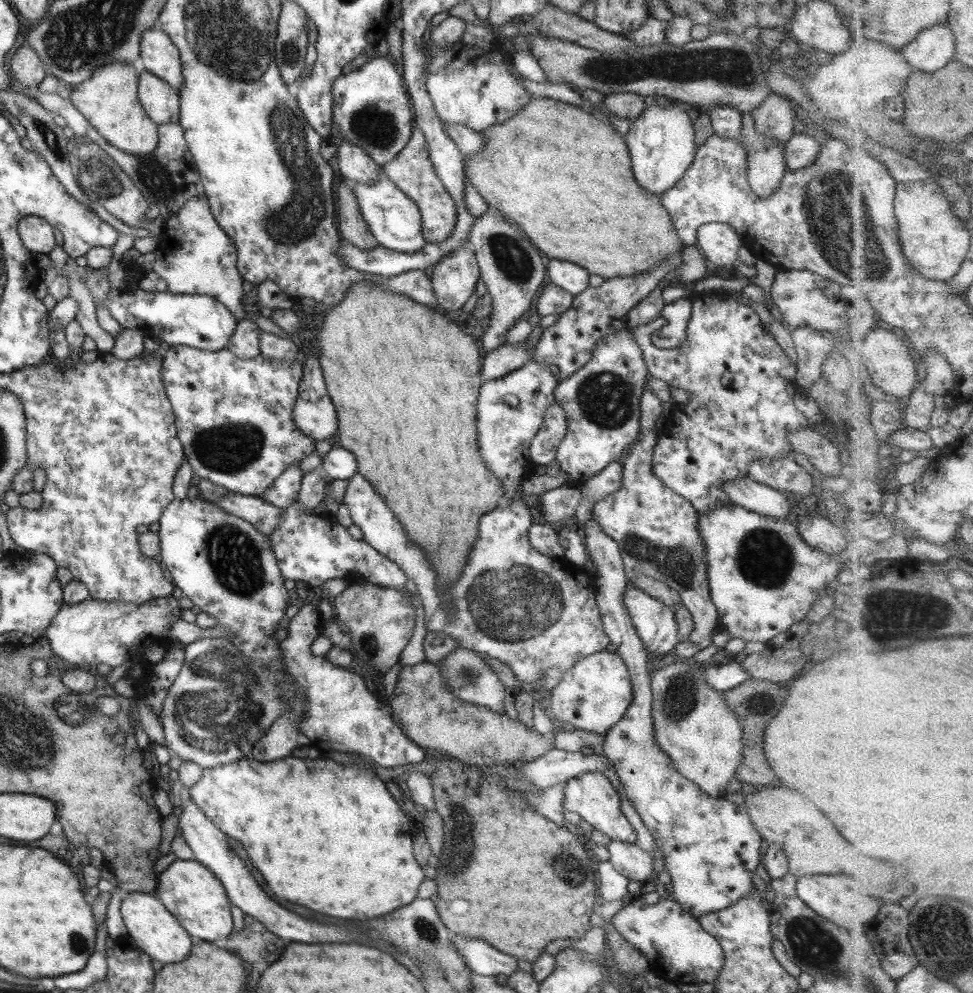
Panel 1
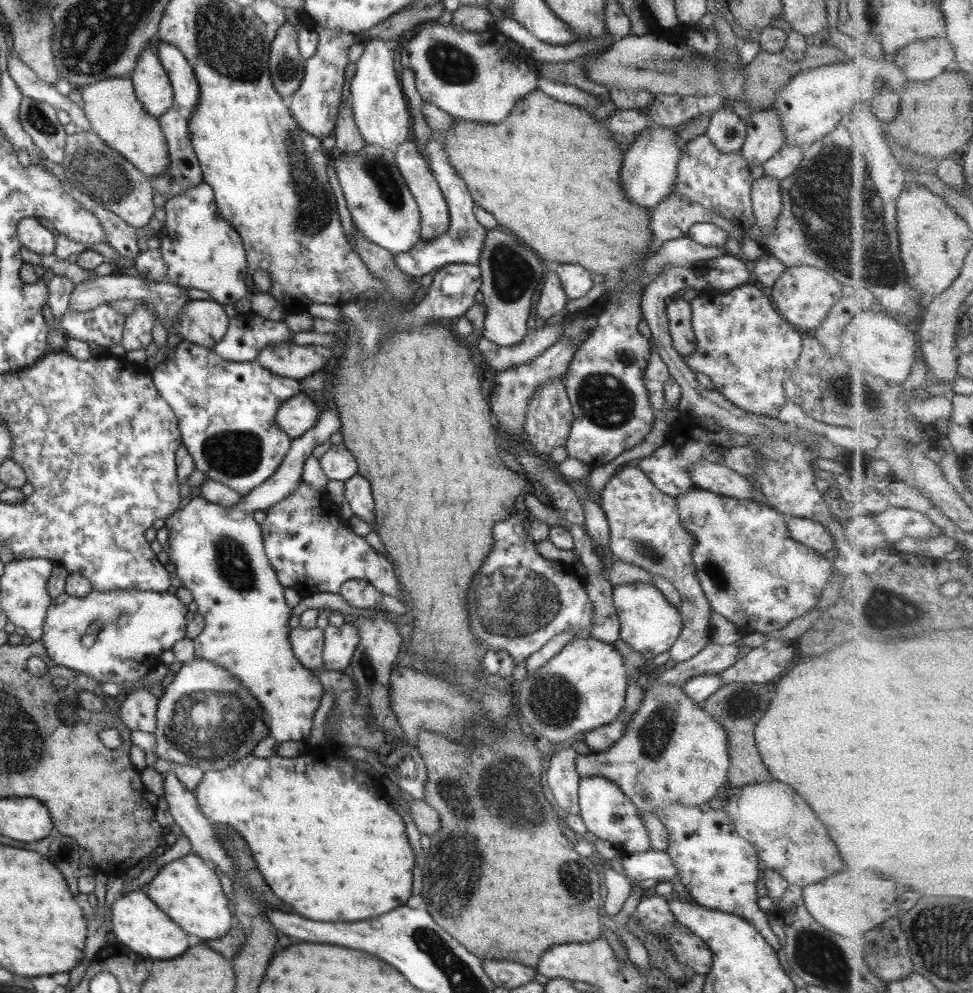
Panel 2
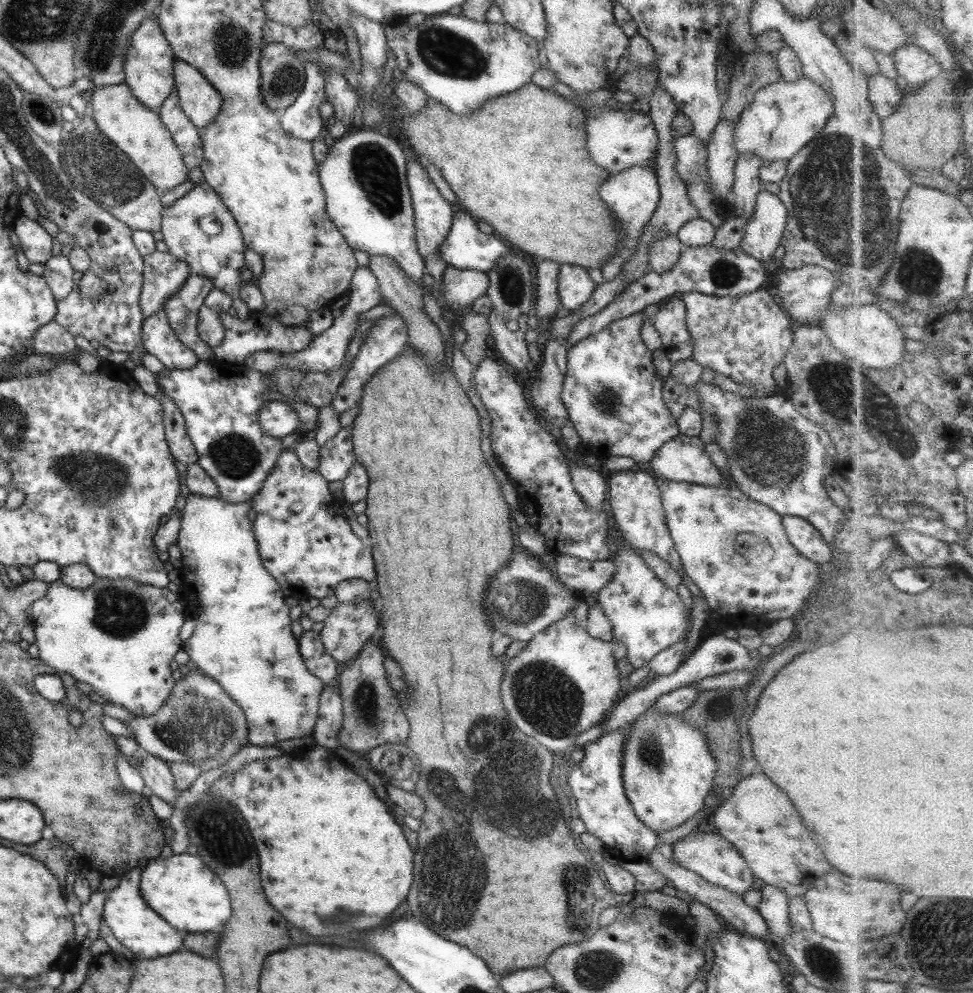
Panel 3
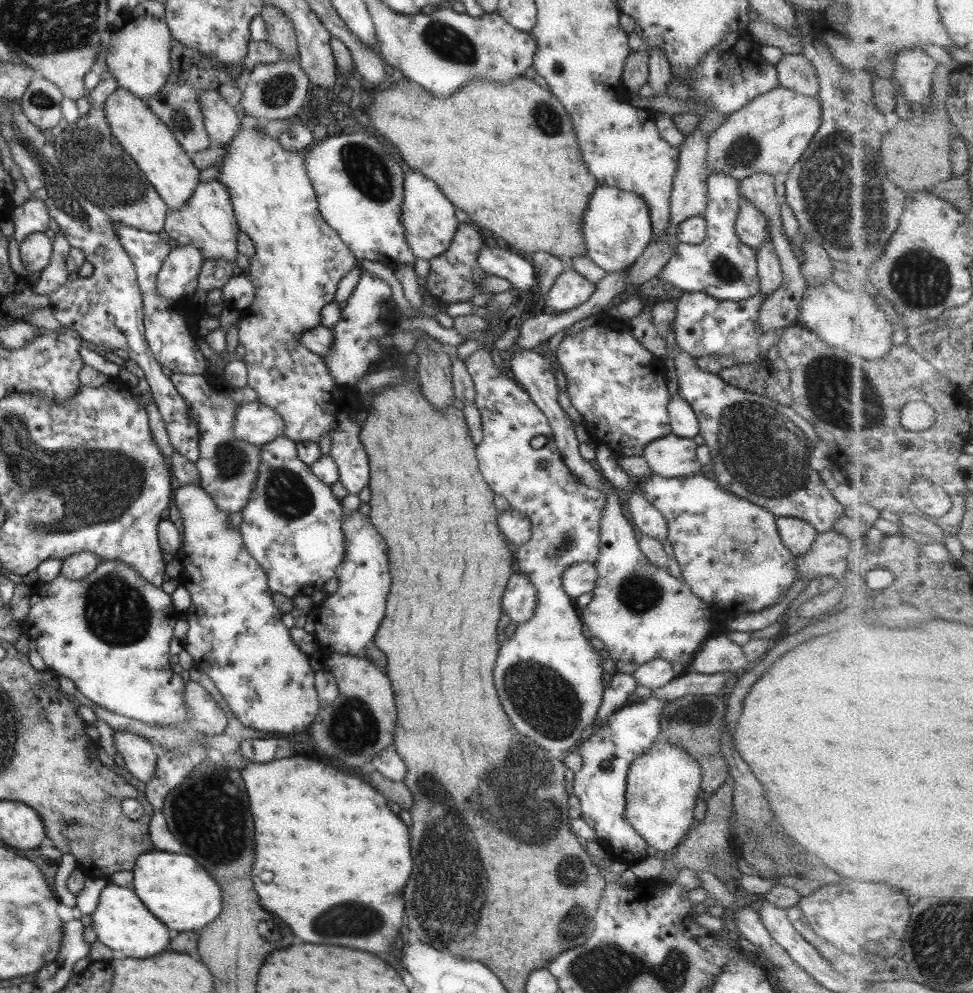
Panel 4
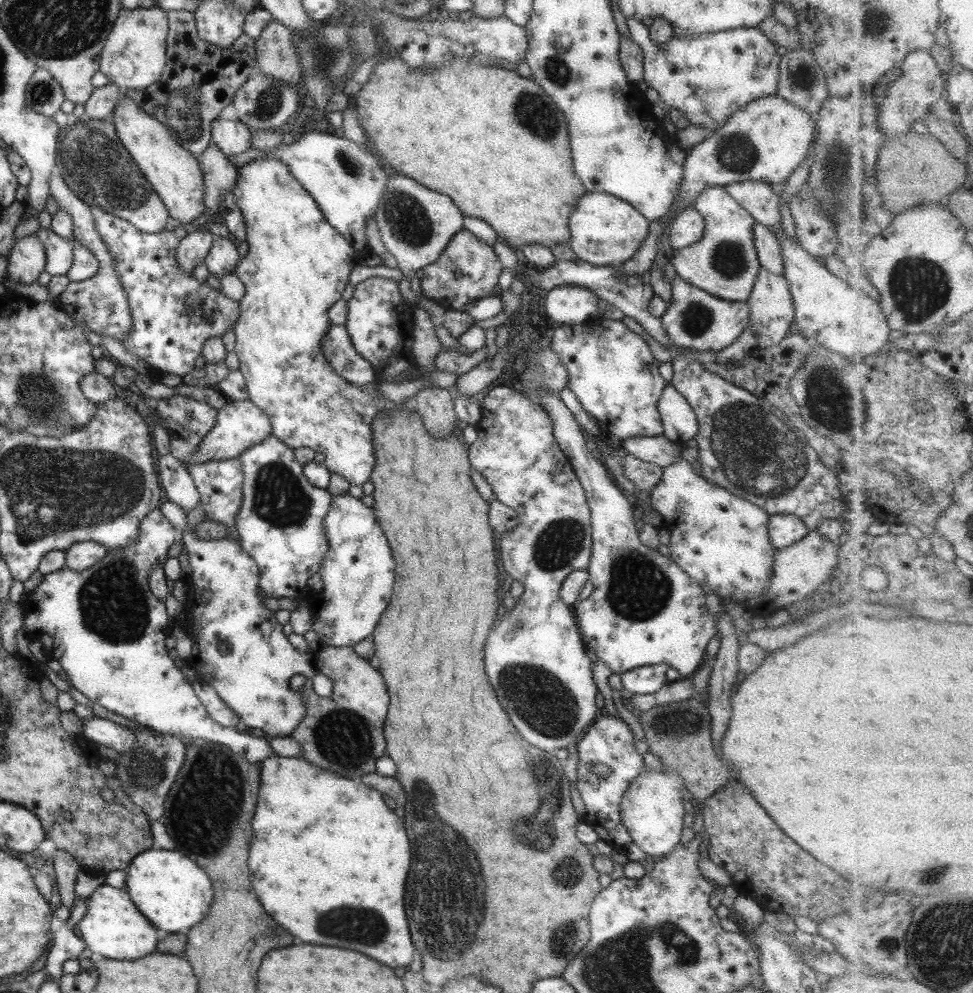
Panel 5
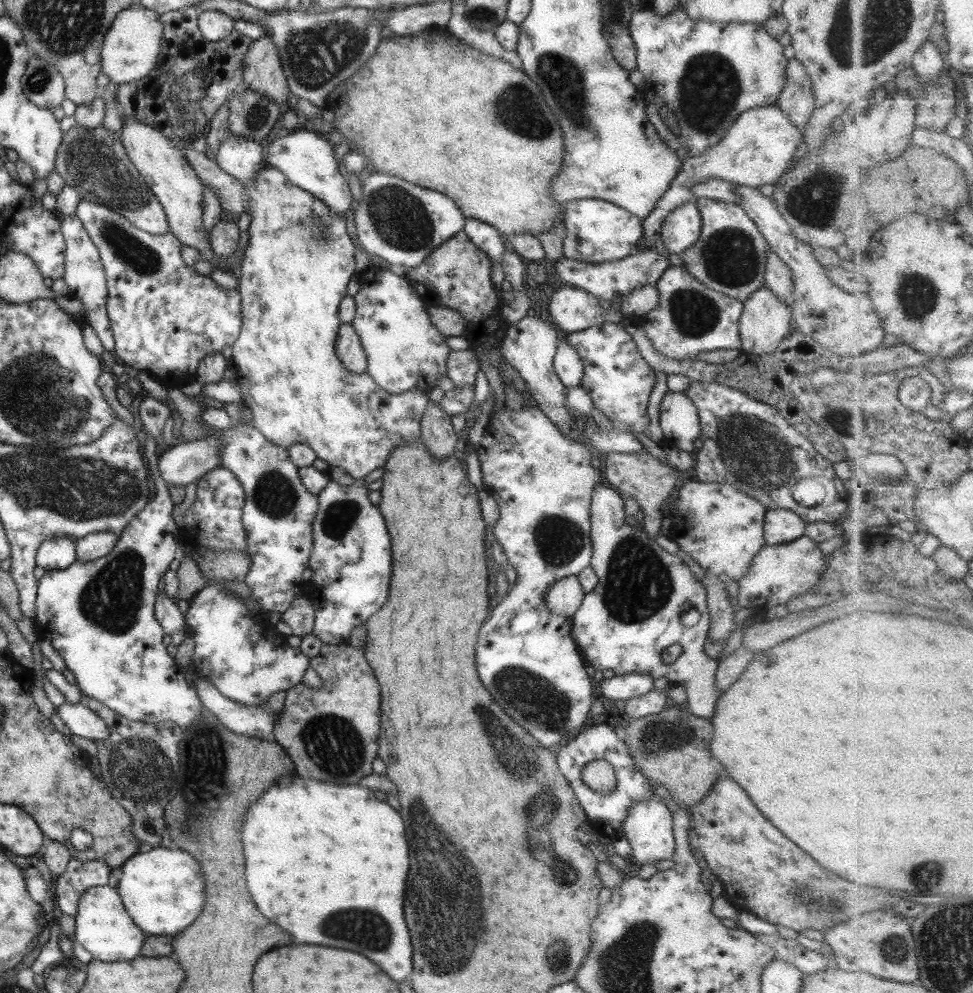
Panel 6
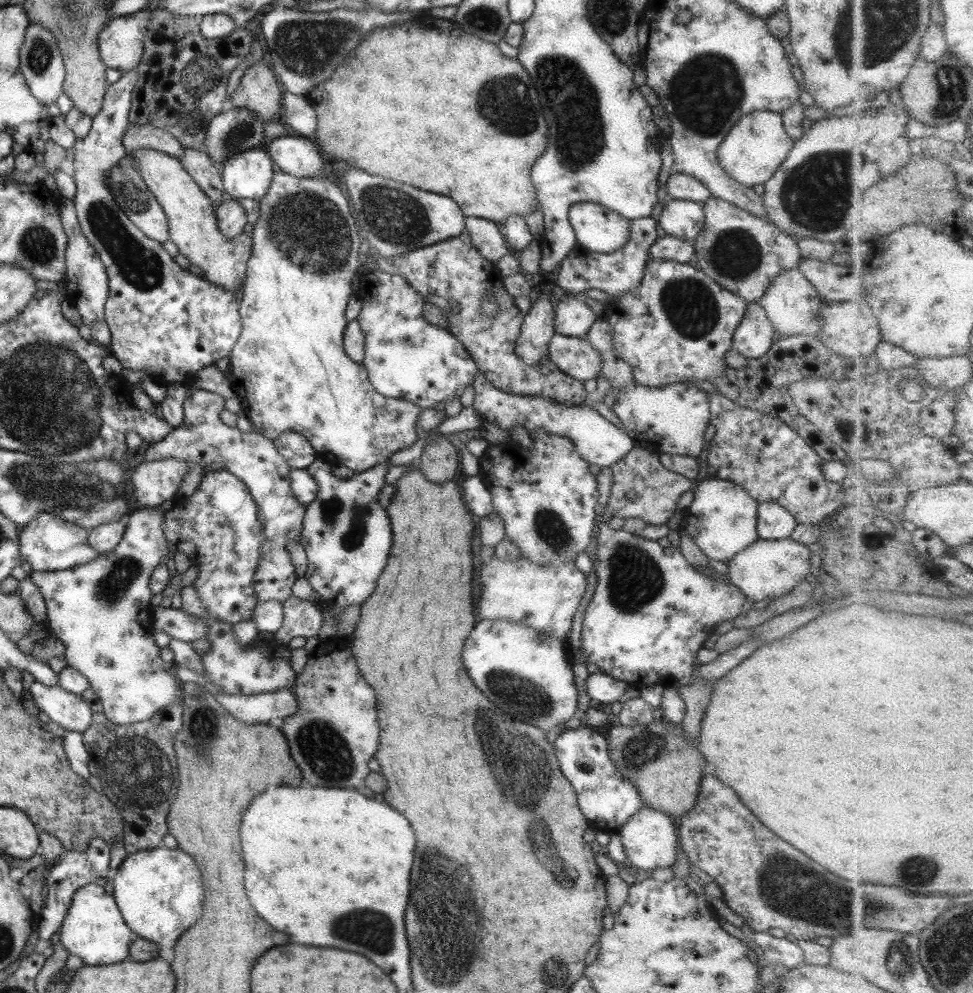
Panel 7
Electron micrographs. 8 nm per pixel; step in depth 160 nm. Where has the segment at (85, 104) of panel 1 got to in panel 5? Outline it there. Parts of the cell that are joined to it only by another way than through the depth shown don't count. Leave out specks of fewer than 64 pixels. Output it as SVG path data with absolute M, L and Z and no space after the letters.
M123 92L113 107L111 118L121 146L127 150L132 162L143 173L146 183L166 206L168 216L185 226L204 212L205 191L196 156L179 146L179 143L167 134L163 123L145 114L129 97L123 97Z

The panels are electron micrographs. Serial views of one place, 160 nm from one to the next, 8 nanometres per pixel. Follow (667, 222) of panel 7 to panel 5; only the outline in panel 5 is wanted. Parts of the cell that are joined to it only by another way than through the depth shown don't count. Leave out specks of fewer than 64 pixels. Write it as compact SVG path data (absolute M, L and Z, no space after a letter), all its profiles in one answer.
M692 206L683 208L670 224L668 231L670 251L697 242L702 237L703 229L702 216Z

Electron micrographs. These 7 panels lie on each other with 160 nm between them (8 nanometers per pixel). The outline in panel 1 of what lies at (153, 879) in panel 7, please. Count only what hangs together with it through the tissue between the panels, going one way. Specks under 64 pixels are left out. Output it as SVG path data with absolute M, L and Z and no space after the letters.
M175 859L158 876L154 895L194 940L222 944L231 933L231 908L223 885L194 859Z

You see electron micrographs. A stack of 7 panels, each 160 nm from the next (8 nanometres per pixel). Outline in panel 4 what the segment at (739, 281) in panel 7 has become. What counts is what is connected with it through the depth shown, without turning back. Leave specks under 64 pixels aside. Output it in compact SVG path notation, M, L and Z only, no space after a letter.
M708 173L707 206L702 216L706 222L705 238L695 245L681 242L675 245L670 260L657 276L661 284L670 284L682 292L705 293L724 301L740 301L760 292L755 251L745 246L734 231L739 203L737 184L738 181L726 174Z

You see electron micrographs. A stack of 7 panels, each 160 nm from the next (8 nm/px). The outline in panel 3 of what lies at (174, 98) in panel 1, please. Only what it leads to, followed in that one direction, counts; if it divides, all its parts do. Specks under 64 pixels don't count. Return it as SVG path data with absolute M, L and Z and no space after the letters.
M148 16L136 26L130 36L130 48L124 60L124 82L131 94L149 110L158 114L161 103L169 96L173 89L172 62L174 54L162 35L161 27L155 16Z

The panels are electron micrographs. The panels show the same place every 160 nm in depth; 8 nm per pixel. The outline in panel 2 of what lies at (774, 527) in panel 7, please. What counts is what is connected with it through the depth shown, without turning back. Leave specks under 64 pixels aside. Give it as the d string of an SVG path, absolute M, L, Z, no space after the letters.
M788 516L786 527L789 536L795 542L818 554L828 555L829 551L834 548L834 540L830 532L814 520Z

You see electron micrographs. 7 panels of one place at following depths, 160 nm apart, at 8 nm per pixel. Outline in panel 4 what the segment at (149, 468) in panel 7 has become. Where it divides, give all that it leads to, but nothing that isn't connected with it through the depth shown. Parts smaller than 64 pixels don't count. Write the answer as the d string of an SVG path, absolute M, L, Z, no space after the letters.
M257 401L241 403L236 408L232 431L236 439L261 446L283 434L284 422L272 408Z

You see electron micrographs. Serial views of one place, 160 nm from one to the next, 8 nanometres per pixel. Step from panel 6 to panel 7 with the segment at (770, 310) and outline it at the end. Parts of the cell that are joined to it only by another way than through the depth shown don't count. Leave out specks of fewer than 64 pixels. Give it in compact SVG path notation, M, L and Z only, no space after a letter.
M746 303L745 312L732 336L732 348L746 359L759 358L771 348L777 338L775 332L772 322L767 318L767 313L759 306L759 303Z

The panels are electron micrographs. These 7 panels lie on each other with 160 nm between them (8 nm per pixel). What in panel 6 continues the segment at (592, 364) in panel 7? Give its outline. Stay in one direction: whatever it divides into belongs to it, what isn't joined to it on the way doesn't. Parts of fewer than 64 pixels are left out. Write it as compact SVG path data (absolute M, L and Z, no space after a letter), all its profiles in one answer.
M562 339L557 343L552 365L553 372L564 387L578 386L584 372L578 353L566 343L566 340Z

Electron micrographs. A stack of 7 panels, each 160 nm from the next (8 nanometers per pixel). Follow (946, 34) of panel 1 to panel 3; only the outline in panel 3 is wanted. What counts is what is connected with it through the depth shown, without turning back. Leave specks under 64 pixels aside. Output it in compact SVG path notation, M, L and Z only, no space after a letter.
M913 43L898 48L891 56L890 67L897 71L911 88L919 88L925 82L943 75L944 68L928 50Z

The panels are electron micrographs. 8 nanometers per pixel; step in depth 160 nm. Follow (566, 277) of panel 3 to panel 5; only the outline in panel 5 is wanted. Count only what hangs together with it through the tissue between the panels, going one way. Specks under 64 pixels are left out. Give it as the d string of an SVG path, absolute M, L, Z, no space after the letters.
M561 285L546 291L544 308L551 321L583 326L587 319L599 316L597 301L596 294L589 289Z

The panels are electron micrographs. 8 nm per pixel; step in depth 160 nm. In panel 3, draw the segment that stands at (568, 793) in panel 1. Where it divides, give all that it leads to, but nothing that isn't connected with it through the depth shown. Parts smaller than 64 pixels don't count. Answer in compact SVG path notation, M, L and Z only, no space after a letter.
M627 726L622 730L612 730L582 747L584 757L572 765L568 773L568 783L573 808L584 824L585 832L601 840L603 848L617 861L645 861L658 842L657 836L647 828L633 812L625 796L621 778L621 757Z

